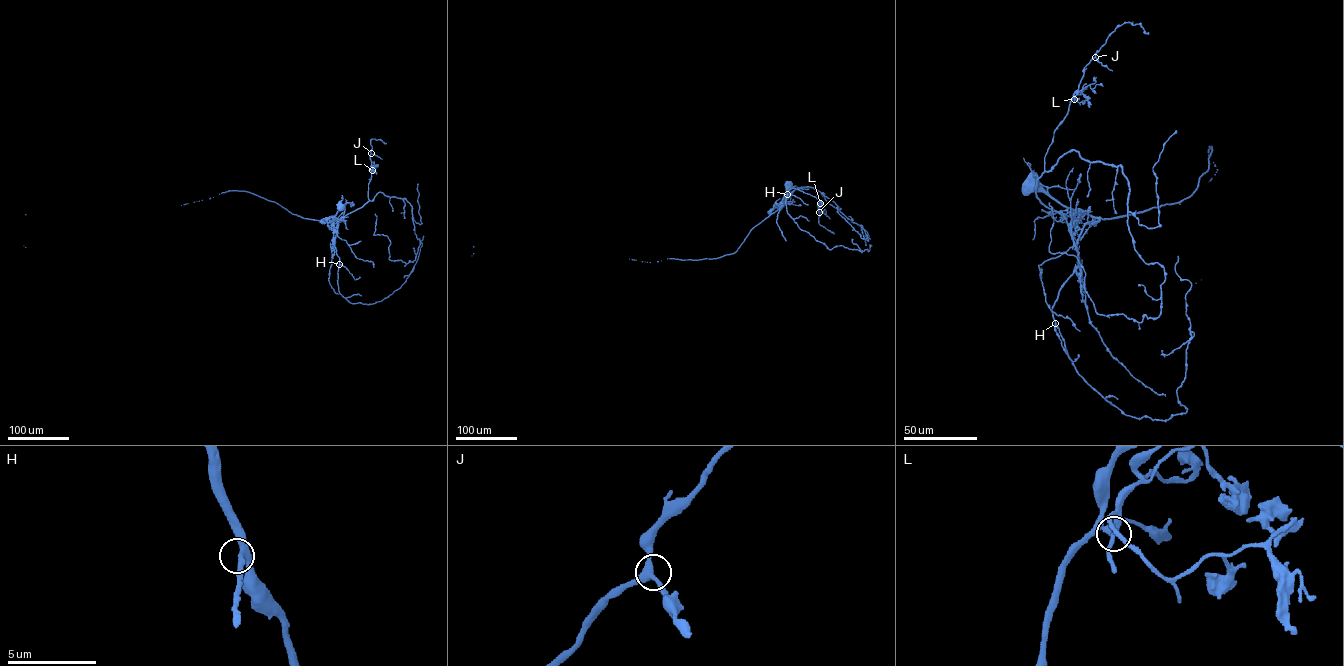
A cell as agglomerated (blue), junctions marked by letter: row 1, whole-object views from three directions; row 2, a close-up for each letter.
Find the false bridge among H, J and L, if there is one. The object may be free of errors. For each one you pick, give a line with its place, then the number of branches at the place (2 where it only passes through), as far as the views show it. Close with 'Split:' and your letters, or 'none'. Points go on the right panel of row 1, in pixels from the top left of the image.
L: Place: (1074, 99). Branches: 3
Split: L

